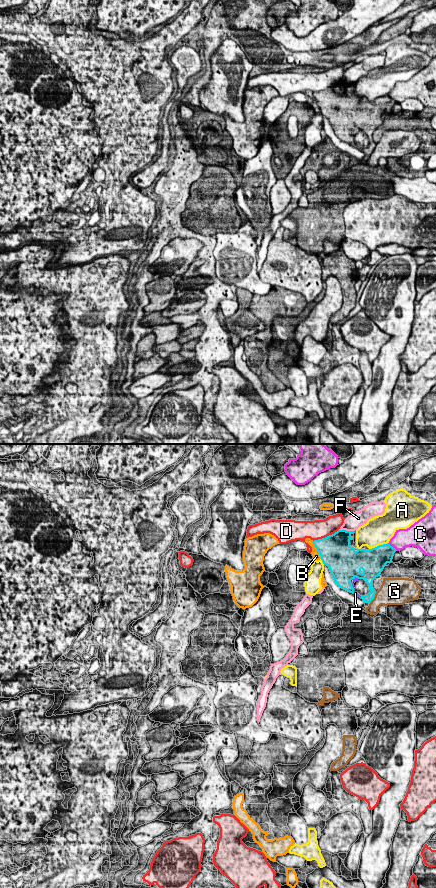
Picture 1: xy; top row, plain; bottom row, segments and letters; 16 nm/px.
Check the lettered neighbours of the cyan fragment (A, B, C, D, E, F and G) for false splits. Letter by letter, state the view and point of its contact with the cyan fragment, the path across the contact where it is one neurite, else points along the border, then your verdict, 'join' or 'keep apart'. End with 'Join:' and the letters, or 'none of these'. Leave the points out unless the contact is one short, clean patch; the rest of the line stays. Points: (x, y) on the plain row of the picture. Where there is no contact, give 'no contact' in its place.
A: xy (379, 97) | keep apart
B: xy (317, 102) | keep apart
C: xy (391, 98) | keep apart
D: xy (325, 89) | keep apart
E: xy (353, 140) | join
F: xy (345, 82) | keep apart
G: xy (374, 148) | along xy (376, 144), (370, 153) | keep apart
Join: E

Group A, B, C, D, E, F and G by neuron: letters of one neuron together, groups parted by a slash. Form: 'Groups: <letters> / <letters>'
Groups: A / B / C F / D / E / G

